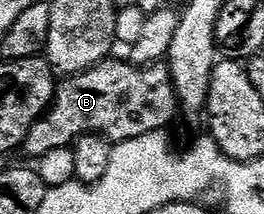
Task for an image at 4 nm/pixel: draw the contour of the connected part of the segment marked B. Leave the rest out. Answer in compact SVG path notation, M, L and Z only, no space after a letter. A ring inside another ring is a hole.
M107 60L83 74L65 79L42 119L28 132L24 151L31 160L48 156L54 148L73 147L85 134L100 134L111 143L132 140L148 132L166 130L180 107L174 91L170 67L166 64L135 66L129 60Z

